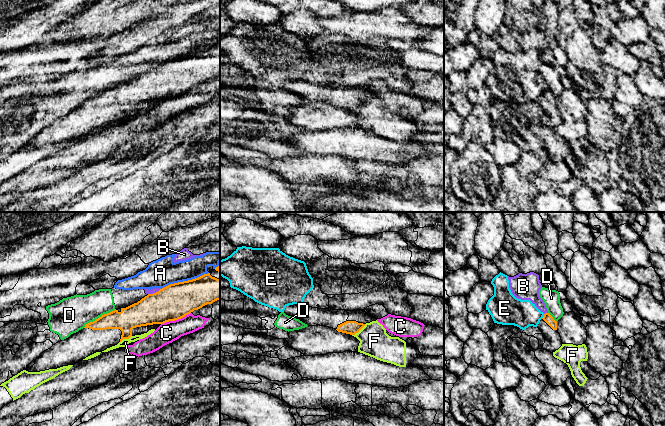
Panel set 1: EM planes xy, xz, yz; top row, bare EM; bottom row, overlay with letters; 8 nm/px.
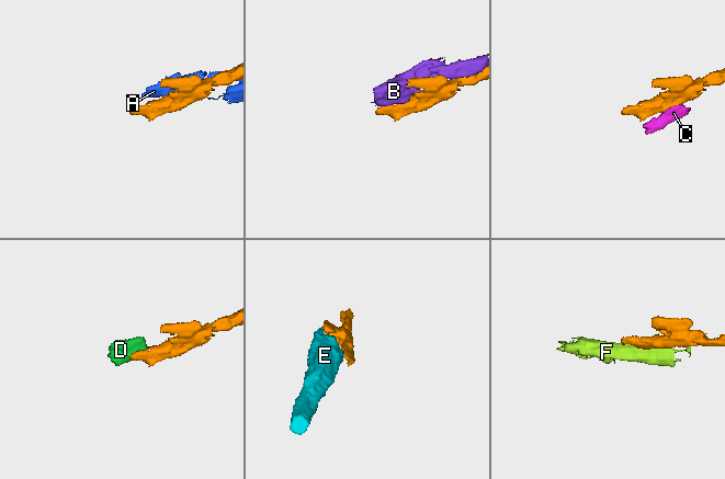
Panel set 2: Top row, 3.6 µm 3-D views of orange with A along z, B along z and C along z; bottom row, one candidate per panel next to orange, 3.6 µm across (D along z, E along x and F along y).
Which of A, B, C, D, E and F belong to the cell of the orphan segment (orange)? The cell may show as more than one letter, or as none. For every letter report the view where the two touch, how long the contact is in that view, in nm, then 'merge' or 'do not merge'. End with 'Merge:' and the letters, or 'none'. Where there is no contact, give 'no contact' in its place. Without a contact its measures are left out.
A: meets orange in xy; contact 420 nm long; do not merge
B: meets orange in xy; contact 110 nm long; do not merge
C: meets orange in xy; contact 260 nm long; do not merge
D: meets orange in xy; contact 300 nm long; do not merge
E: meets orange in yz; contact 50 nm long; do not merge
F: meets orange in xz; contact 140 nm long; do not merge
Merge: none

